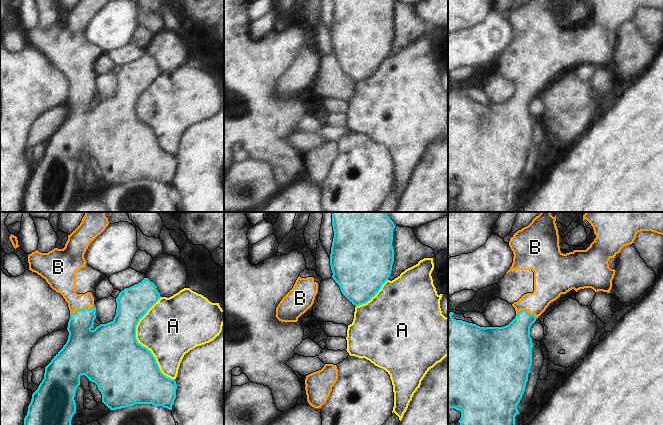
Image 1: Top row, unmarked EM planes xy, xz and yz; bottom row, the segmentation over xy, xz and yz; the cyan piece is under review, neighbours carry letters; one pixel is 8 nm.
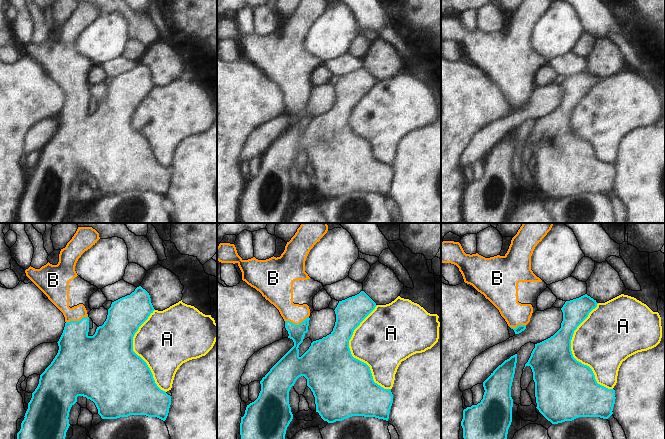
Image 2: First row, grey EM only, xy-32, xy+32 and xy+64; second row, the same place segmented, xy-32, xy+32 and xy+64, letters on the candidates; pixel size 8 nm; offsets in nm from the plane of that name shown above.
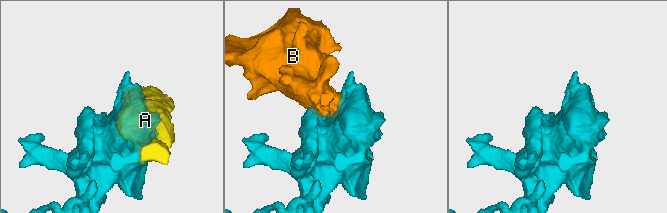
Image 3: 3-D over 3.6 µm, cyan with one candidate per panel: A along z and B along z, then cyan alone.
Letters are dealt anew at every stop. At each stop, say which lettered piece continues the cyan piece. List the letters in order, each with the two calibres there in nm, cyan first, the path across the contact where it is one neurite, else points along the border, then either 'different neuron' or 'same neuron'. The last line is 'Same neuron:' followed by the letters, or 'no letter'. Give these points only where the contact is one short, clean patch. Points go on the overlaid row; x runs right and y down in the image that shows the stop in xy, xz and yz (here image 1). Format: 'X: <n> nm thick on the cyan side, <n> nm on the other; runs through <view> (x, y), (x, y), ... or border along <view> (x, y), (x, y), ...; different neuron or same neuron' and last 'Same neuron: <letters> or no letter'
A: 500 nm thick on the cyan side, 400 nm on the other; different neuron
B: 220 nm thick on the cyan side, 170 nm on the other; runs through xy (82, 340), (83, 309), (70, 296), (65, 284); same neuron
Same neuron: B

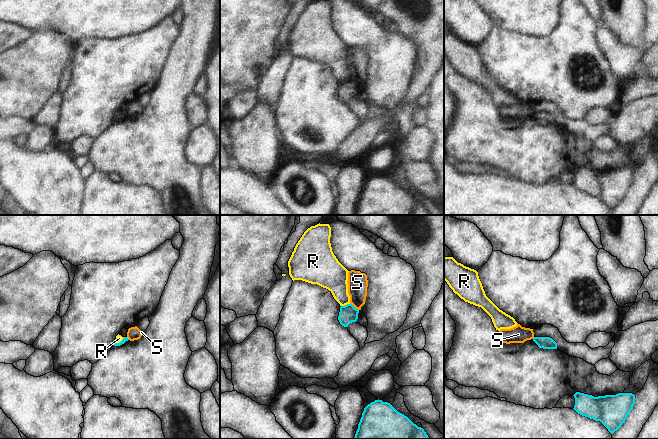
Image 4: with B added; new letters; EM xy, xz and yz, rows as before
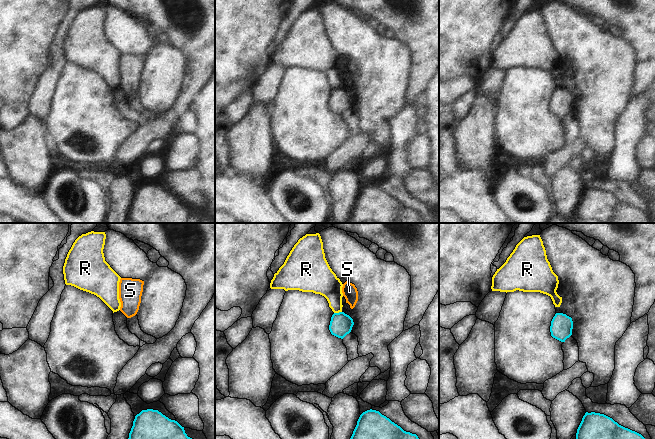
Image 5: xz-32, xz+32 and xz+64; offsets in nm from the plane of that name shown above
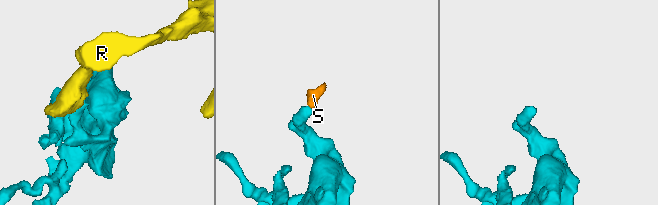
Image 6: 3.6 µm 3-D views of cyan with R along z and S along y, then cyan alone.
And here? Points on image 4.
R: 140 nm thick on the cyan side, 220 nm on the other; border along xz (349, 303), (341, 306); different neuron
S: 140 nm thick on the cyan side, 160 nm on the other; border along xz (350, 303), (358, 310); different neuron
Same neuron: no letter

